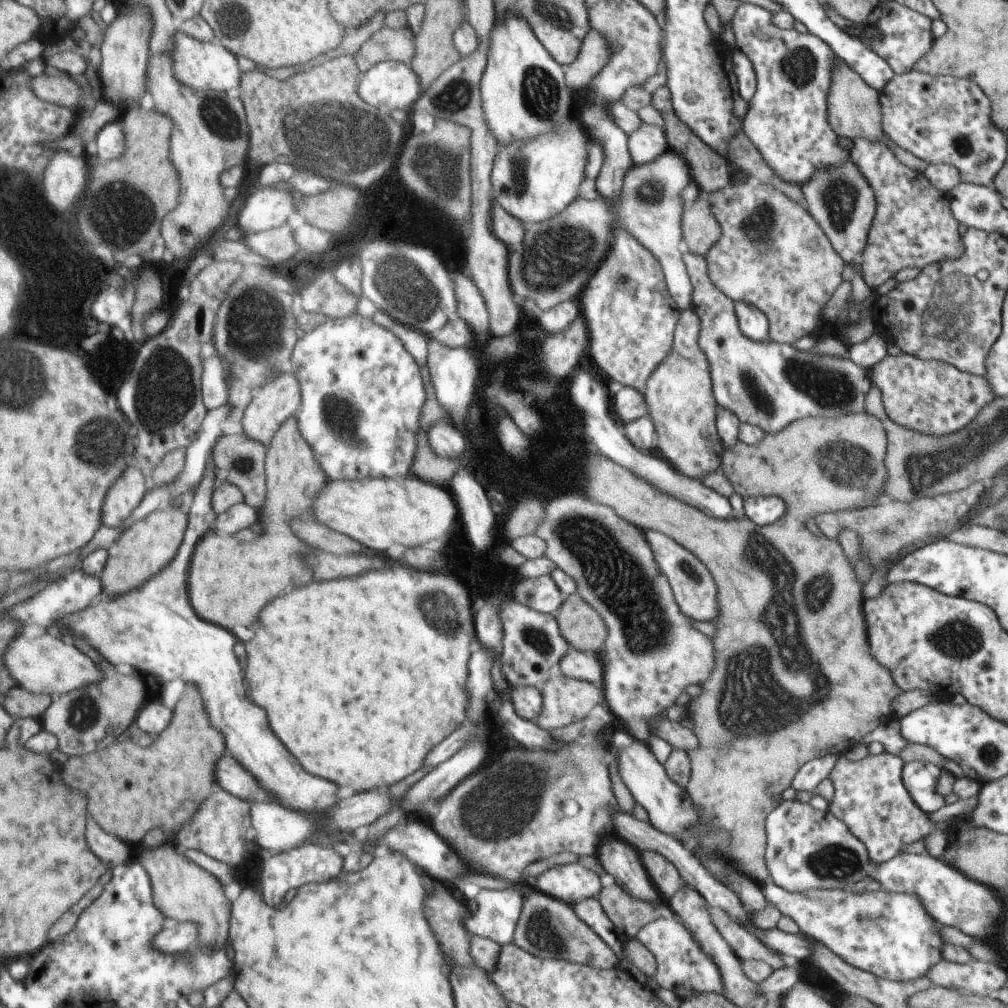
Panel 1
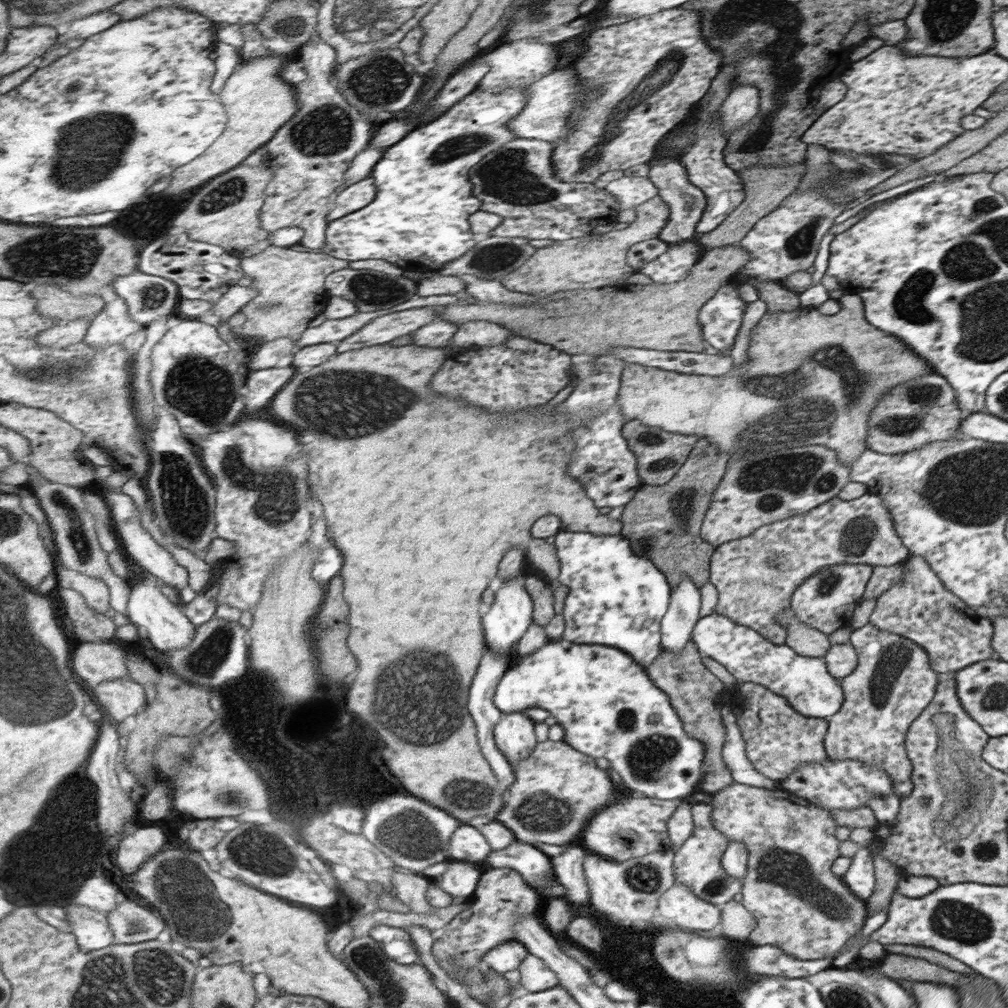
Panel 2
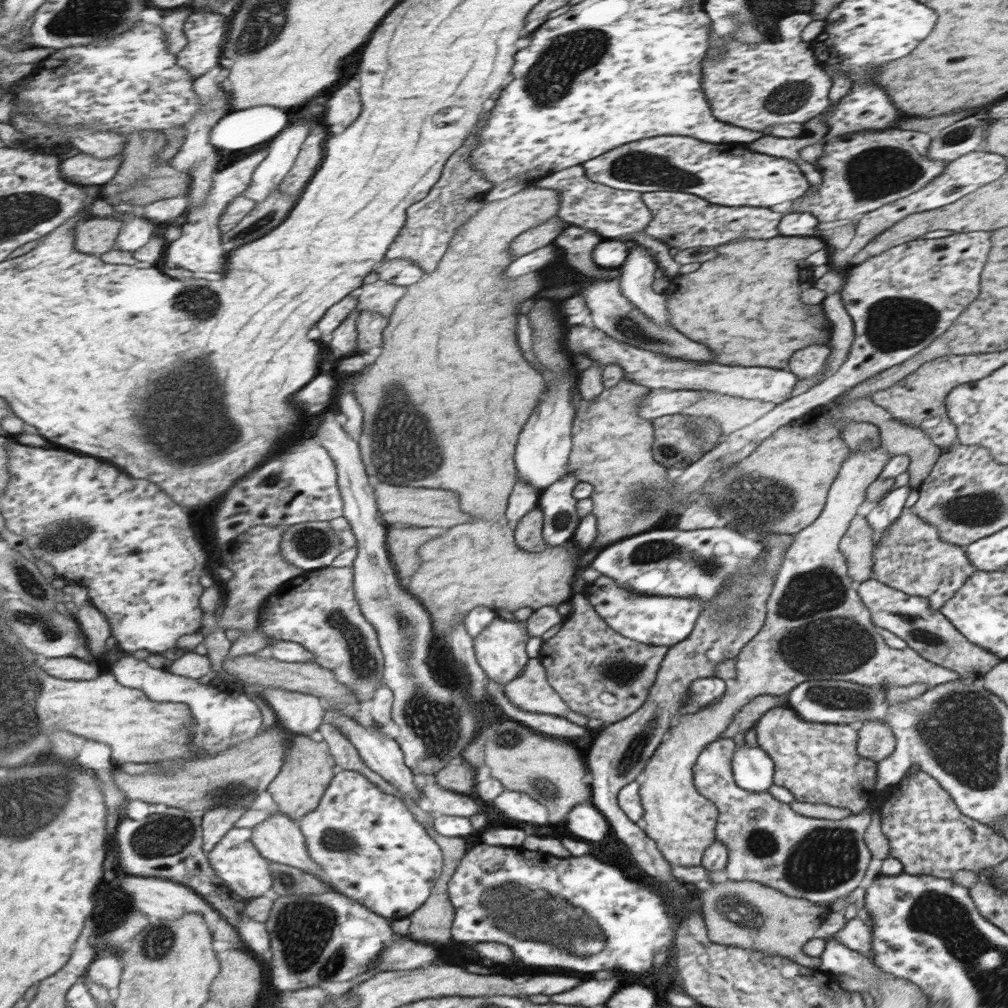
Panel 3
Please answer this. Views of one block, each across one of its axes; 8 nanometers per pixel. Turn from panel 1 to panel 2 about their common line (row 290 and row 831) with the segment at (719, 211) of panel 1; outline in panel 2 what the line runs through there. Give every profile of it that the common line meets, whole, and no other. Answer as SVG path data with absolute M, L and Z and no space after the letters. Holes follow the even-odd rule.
M732 783L727 785L724 789L718 790L711 794L712 799L709 806L712 807L711 818L713 827L721 832L728 839L728 842L739 842L745 846L745 852L747 852L746 860L746 874L742 880L743 889L741 893L740 903L743 908L755 918L755 928L749 933L746 944L750 946L762 946L769 945L775 948L779 948L783 954L797 958L797 960L821 960L829 957L834 957L840 953L841 949L844 949L849 940L853 936L857 935L857 932L861 930L863 922L865 922L865 903L862 900L857 900L856 895L845 887L843 879L837 877L831 870L831 866L835 864L837 857L840 857L840 852L837 852L837 844L839 839L833 838L833 830L835 830L836 820L833 820L828 811L821 810L820 807L811 806L811 803L796 804L793 803L793 796L787 791L766 789L765 787L745 786L741 783Z

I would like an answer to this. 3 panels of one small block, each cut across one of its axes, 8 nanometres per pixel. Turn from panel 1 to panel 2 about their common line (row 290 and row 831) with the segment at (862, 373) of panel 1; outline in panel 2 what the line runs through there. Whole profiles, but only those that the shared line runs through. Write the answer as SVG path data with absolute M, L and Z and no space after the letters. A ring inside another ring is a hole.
M695 803L691 807L692 835L684 845L674 851L671 874L673 874L673 884L683 884L694 895L697 895L697 898L717 906L731 901L733 896L743 889L743 883L735 878L729 878L724 873L720 860L729 842L720 831L713 827L711 812L712 807L709 803Z

